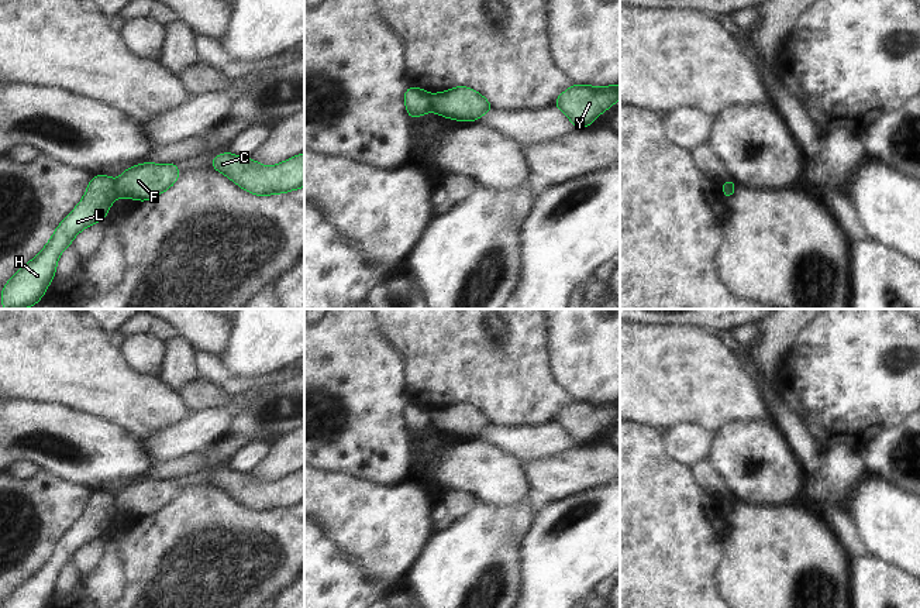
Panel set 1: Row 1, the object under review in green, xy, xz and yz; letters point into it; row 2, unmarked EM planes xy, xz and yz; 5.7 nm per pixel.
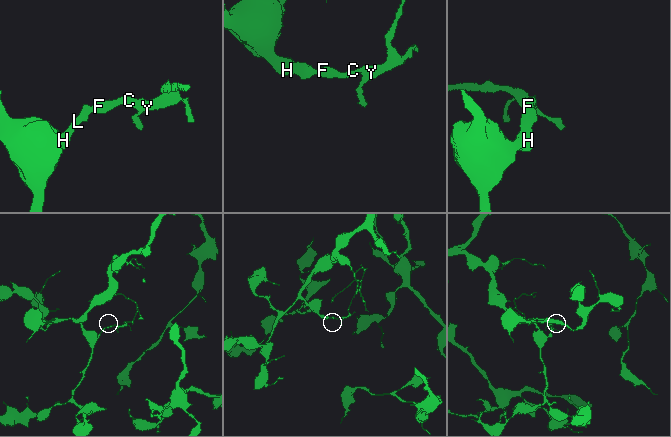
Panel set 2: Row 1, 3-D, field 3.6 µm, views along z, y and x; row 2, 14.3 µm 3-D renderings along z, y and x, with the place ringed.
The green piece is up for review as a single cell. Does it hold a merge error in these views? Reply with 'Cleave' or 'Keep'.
Cleave.

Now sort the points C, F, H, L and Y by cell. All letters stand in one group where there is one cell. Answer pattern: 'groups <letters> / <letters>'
groups C F Y / H L

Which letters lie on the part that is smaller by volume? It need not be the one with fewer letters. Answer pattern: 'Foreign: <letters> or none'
Foreign: C, F, Y

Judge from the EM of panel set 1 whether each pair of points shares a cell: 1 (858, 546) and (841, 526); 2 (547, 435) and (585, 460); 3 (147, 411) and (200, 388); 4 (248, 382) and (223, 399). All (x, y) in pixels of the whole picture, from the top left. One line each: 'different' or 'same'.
1: same
2: different
3: different
4: different

